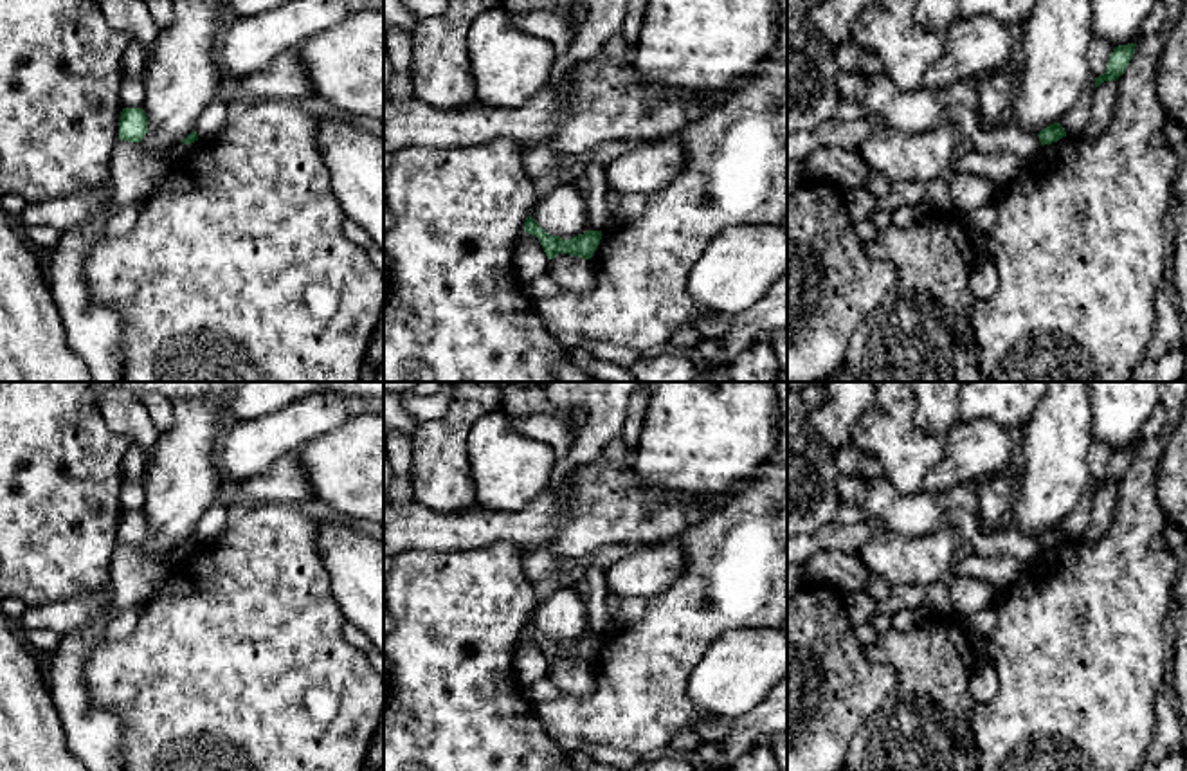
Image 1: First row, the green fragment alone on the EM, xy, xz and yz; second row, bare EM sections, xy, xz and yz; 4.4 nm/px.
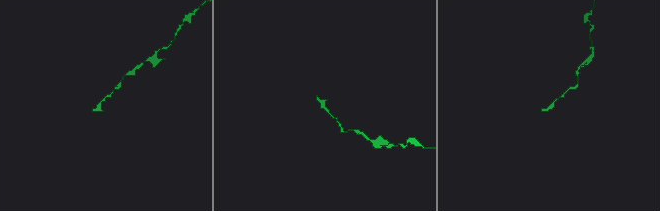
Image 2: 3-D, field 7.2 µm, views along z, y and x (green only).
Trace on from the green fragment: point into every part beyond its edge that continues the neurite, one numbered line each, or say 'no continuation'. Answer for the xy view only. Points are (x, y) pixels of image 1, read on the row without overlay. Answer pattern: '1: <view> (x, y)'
no continuation

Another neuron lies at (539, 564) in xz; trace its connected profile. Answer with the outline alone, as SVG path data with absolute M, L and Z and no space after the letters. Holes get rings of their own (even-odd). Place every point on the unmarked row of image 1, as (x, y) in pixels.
M548 548L524 551L524 573L531 582L539 582L562 569L566 569L566 562L551 553Z

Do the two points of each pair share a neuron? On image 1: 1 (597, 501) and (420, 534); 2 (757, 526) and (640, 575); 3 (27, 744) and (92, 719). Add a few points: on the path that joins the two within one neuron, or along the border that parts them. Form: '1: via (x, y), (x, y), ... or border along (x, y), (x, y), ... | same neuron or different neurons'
1: via (553, 525), (534, 528), (472, 528), (463, 532) | same neuron
2: border along (678, 539), (683, 548), (683, 571), (660, 593) | different neurons
3: border along (49, 690), (71, 752) | different neurons

